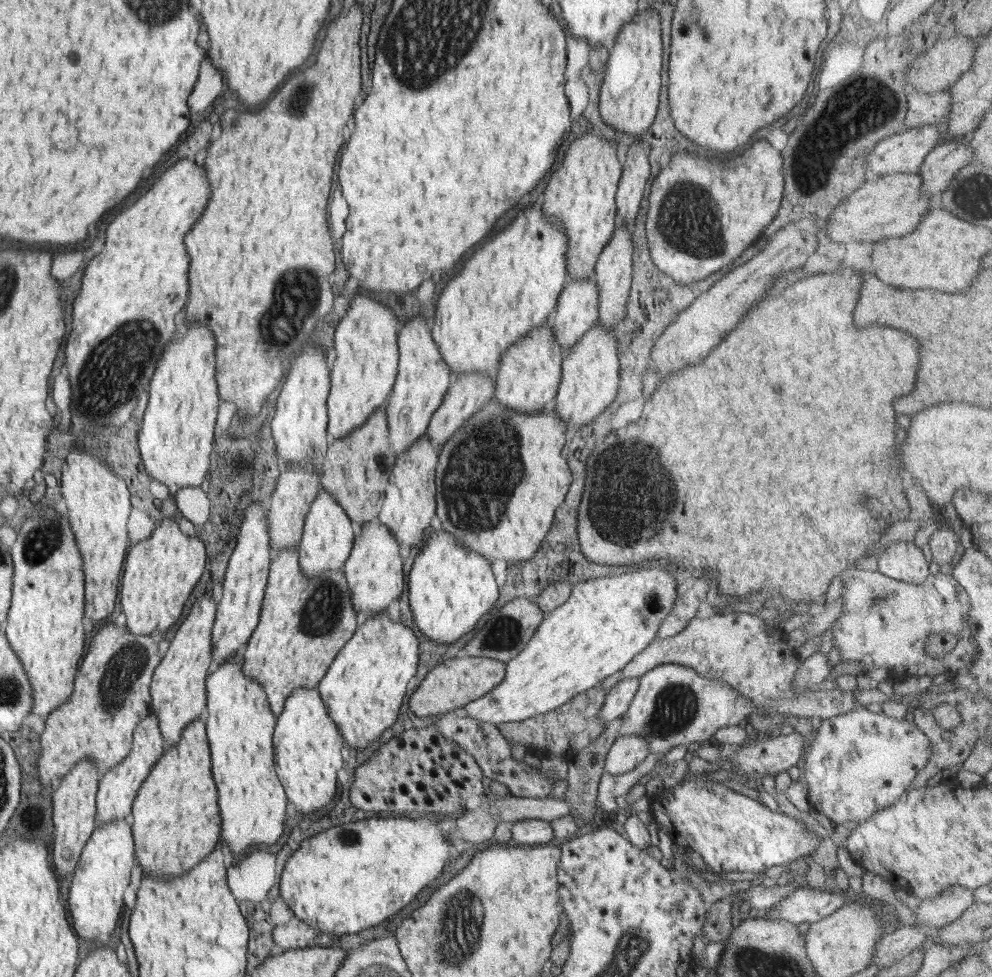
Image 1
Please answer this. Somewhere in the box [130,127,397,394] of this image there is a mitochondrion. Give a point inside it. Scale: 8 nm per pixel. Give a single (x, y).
(280, 327)

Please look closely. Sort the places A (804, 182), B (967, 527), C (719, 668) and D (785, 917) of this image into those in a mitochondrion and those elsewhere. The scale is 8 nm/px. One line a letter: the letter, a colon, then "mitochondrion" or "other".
A: mitochondrion
B: other
C: other
D: other

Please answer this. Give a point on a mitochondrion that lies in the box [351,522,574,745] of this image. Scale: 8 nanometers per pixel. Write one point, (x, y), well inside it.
(505, 632)

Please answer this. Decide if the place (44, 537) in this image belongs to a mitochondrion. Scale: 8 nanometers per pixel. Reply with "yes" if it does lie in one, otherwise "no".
yes

